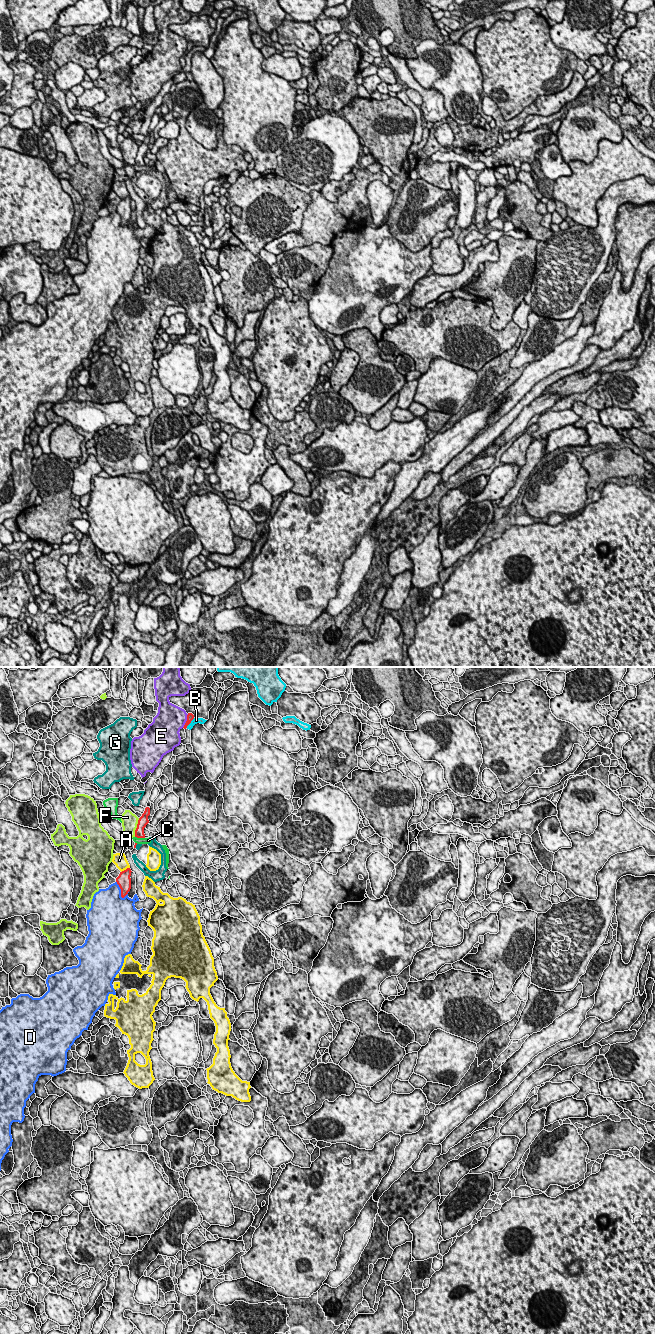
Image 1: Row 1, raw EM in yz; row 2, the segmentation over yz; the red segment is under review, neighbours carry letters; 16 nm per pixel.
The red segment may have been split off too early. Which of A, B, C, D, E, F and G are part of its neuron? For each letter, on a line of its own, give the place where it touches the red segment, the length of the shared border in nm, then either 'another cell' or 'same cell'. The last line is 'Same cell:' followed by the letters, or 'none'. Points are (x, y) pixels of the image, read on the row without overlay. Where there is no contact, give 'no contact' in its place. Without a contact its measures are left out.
A: contact yz (126, 197); length 170 nm; another cell
B: contact yz (190, 50); length 200 nm; another cell
C: contact yz (140, 165); length 160 nm; another cell
D: contact yz (121, 218); length 320 nm; another cell
E: contact yz (186, 49); length 240 nm; another cell
F: contact yz (137, 155); length 320 nm; another cell
G: contact yz (135, 174); length 70 nm; another cell
Same cell: none

